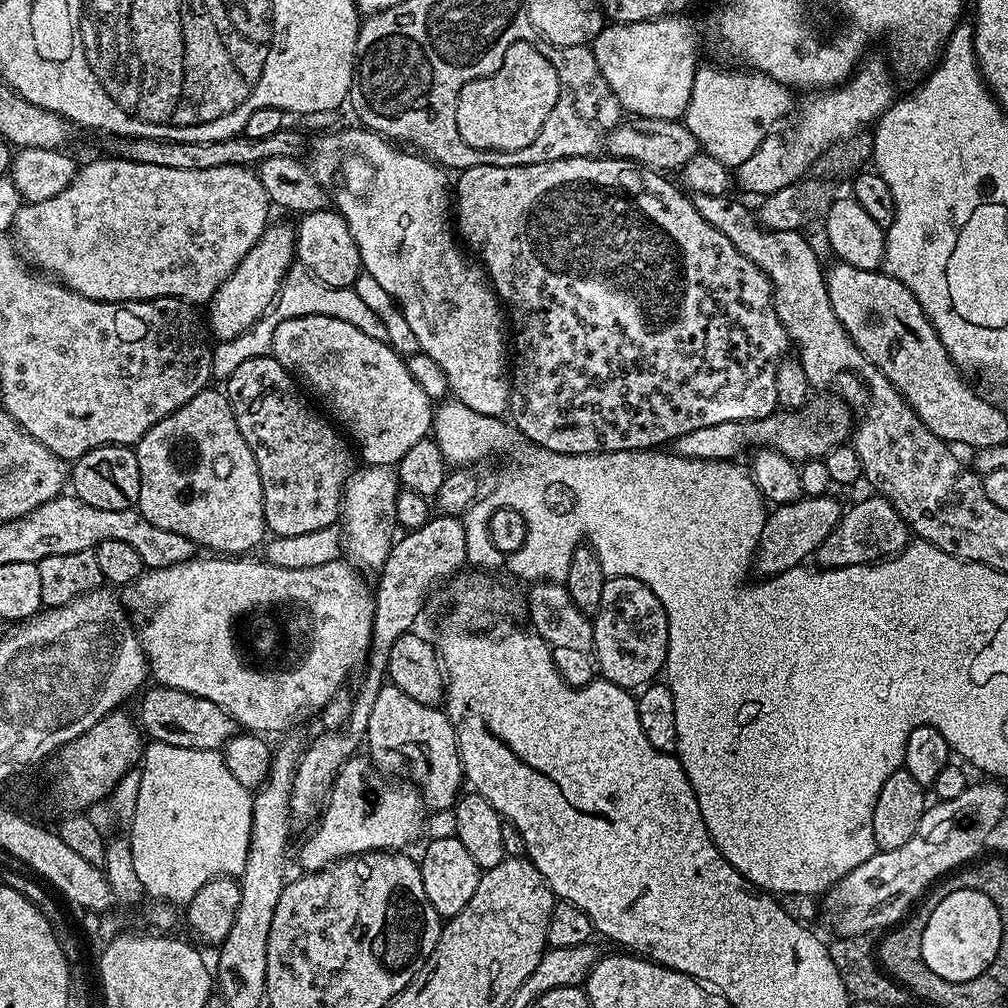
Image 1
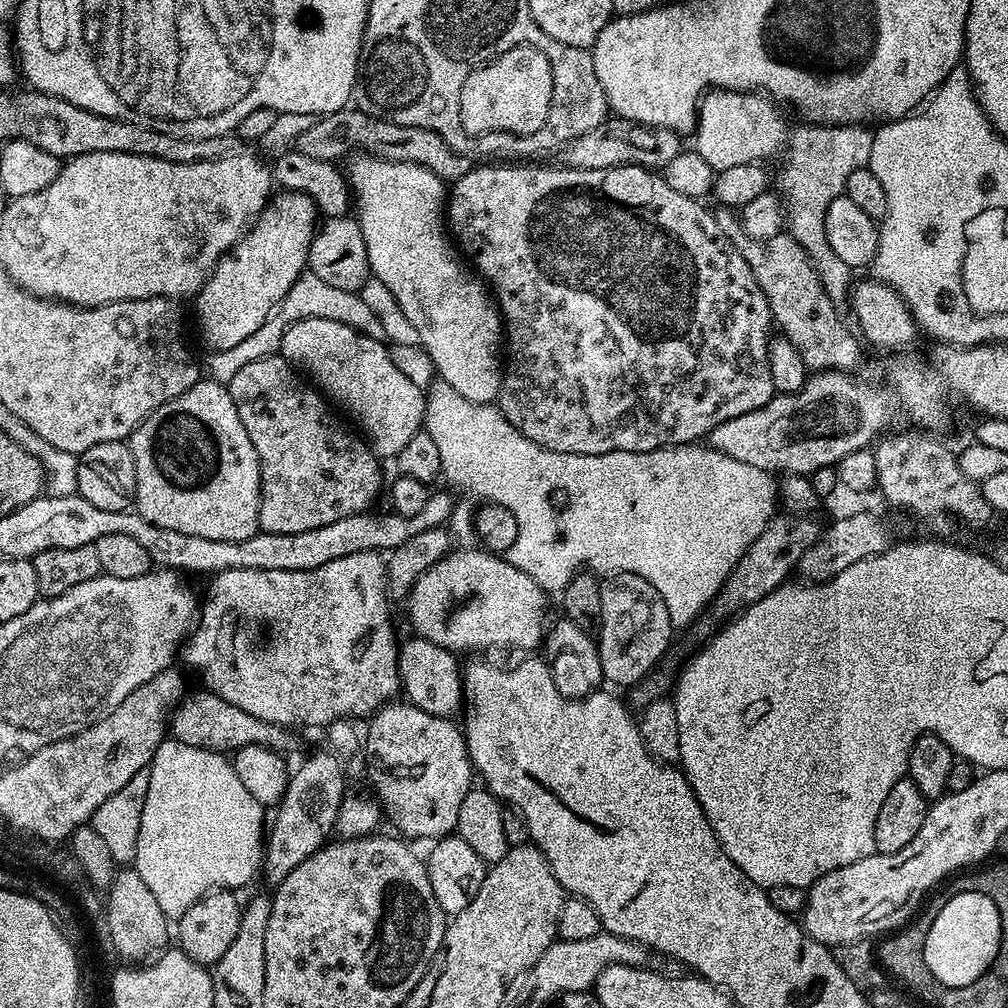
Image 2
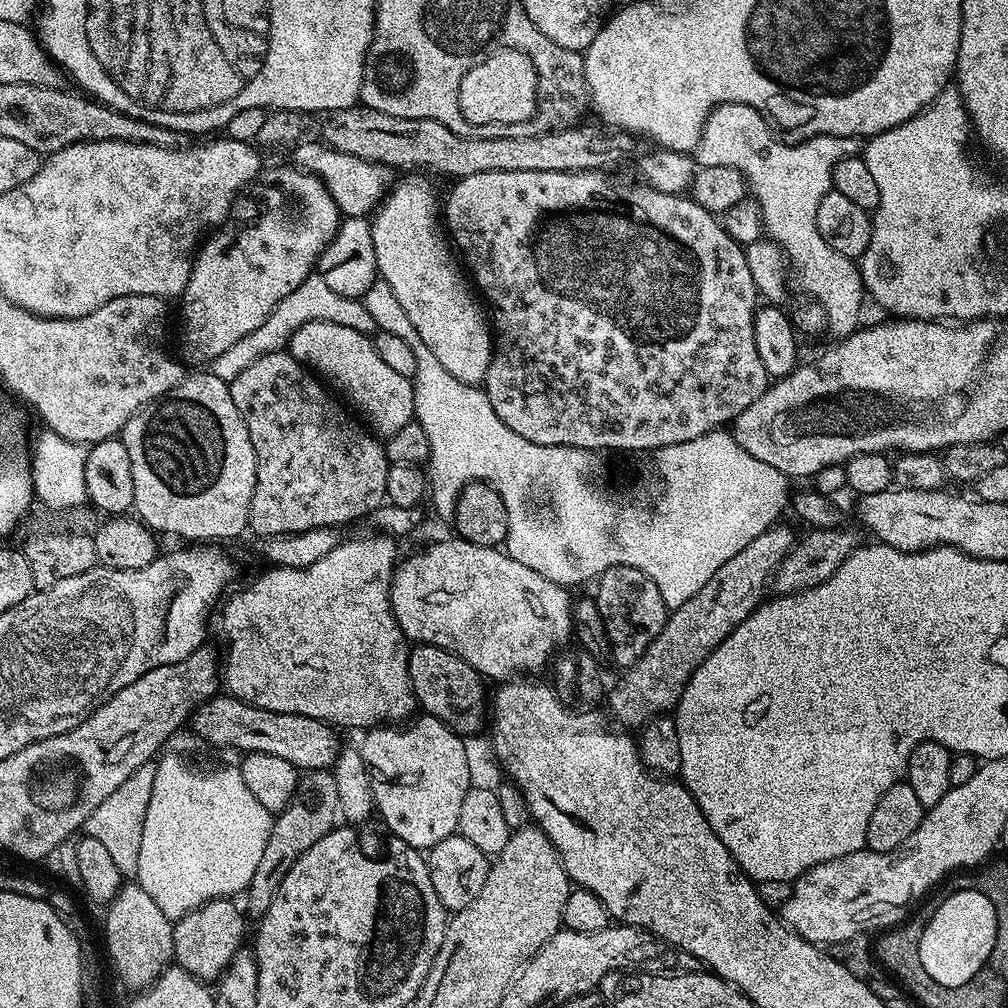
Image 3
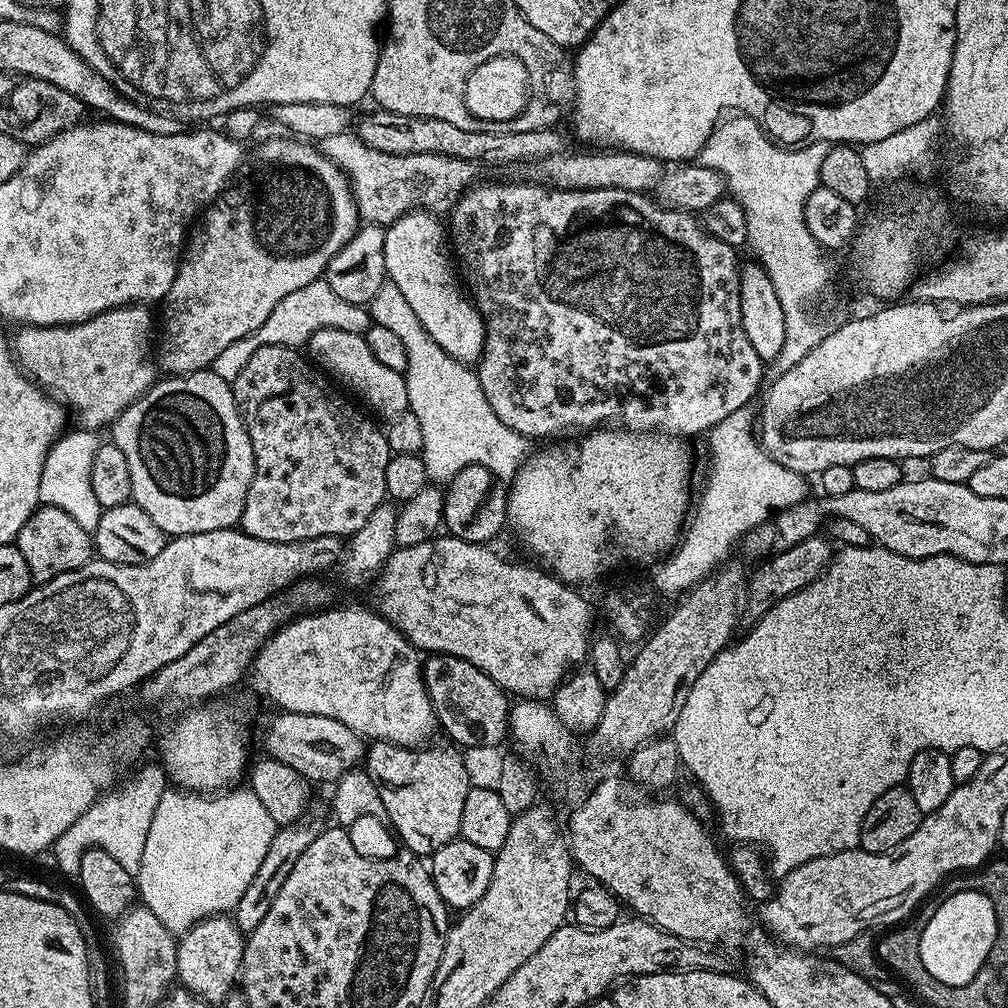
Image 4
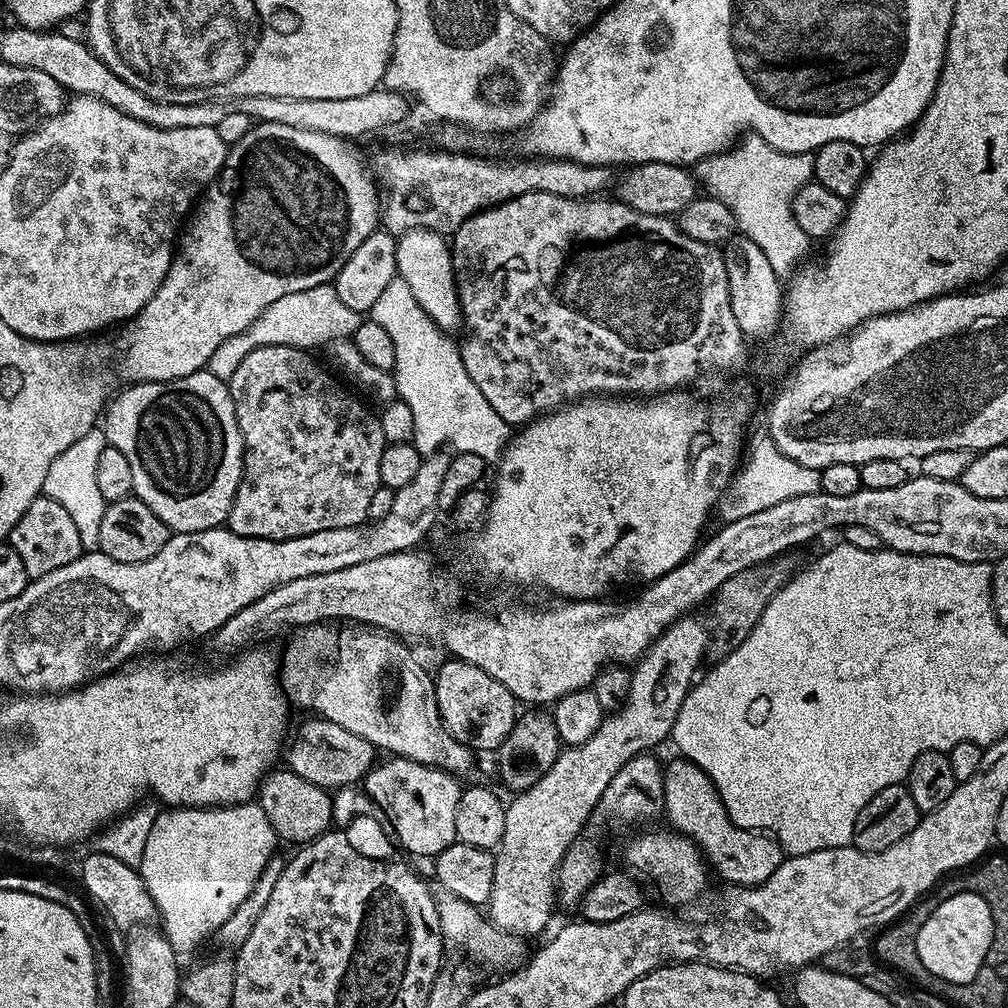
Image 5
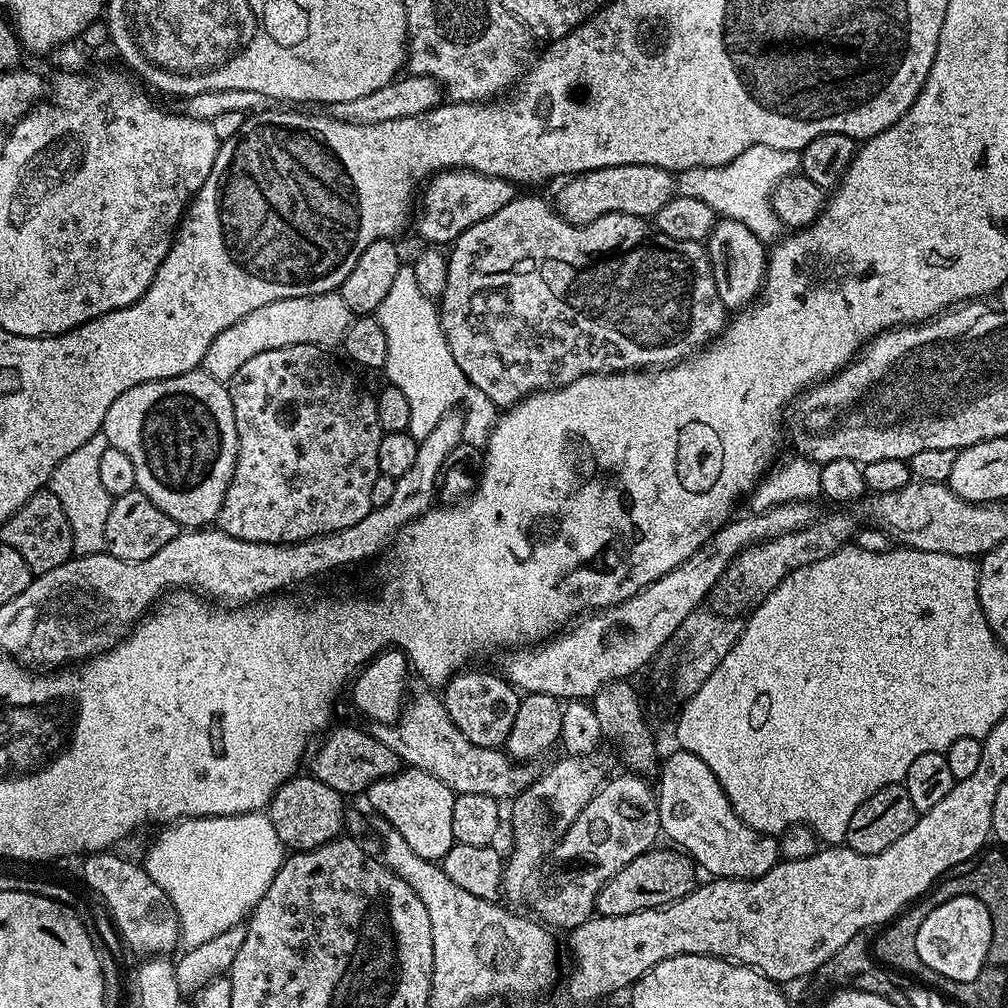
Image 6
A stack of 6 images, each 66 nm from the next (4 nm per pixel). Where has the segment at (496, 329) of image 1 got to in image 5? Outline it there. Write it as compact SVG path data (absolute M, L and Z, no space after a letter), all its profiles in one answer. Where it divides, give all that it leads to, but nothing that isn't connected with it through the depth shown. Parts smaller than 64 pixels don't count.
M425 228L406 232L396 242L396 270L410 286L414 299L432 321L447 334L454 333L462 324L460 299L456 293L456 271L452 268L452 250L449 241Z

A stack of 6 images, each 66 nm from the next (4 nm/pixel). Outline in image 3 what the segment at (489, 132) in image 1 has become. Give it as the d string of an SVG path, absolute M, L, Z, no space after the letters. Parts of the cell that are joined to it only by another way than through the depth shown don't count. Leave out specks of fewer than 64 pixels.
M504 49L472 67L459 87L459 108L472 125L520 124L531 119L536 110L537 72L522 51Z

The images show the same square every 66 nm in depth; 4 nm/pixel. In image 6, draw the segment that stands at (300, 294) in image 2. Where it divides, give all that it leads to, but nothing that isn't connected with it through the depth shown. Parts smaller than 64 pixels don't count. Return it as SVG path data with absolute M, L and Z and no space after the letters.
M340 291L314 294L306 298L282 298L278 302L266 302L266 306L258 306L258 310L250 310L246 318L234 322L214 342L210 342L210 350L206 350L202 371L210 374L215 380L230 381L238 374L238 366L250 362L254 354L266 354L266 350L278 350L286 346L313 344L325 350L343 345L346 330L350 330L354 313Z

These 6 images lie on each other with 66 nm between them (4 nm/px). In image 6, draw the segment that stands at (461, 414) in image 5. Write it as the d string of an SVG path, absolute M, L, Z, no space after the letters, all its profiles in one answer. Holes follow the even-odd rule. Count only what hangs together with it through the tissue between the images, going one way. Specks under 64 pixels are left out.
M401 266L398 274L394 277L394 283L390 285L390 291L386 293L386 298L382 298L382 306L378 306L378 310L374 313L378 326L382 326L382 331L386 334L386 366L382 369L383 375L388 375L387 383L391 387L405 392L428 392L428 400L424 400L424 408L420 408L420 404L416 404L416 400L412 400L410 406L410 426L408 432L414 437L423 437L430 434L430 430L434 430L434 426L438 426L438 422L442 422L442 418L447 412L453 411L448 404L459 409L463 406L464 412L464 431L468 434L479 434L483 428L493 428L498 419L498 409L494 402L490 402L490 398L486 398L486 394L482 394L478 389L472 387L472 383L466 378L466 374L462 374L462 369L456 368L455 364L440 364L440 356L444 356L444 352L450 352L450 346L444 348L446 342L446 334L442 330L442 322L440 321L440 310L437 301L431 296L427 296L422 290L422 286L418 286L418 278L414 274L411 266ZM452 376L460 376L460 380L456 380L456 392L444 392L444 380L452 380ZM432 396L436 396L436 400L444 400L444 396L456 396L456 400L444 400L444 408L436 408L436 400L432 400Z

